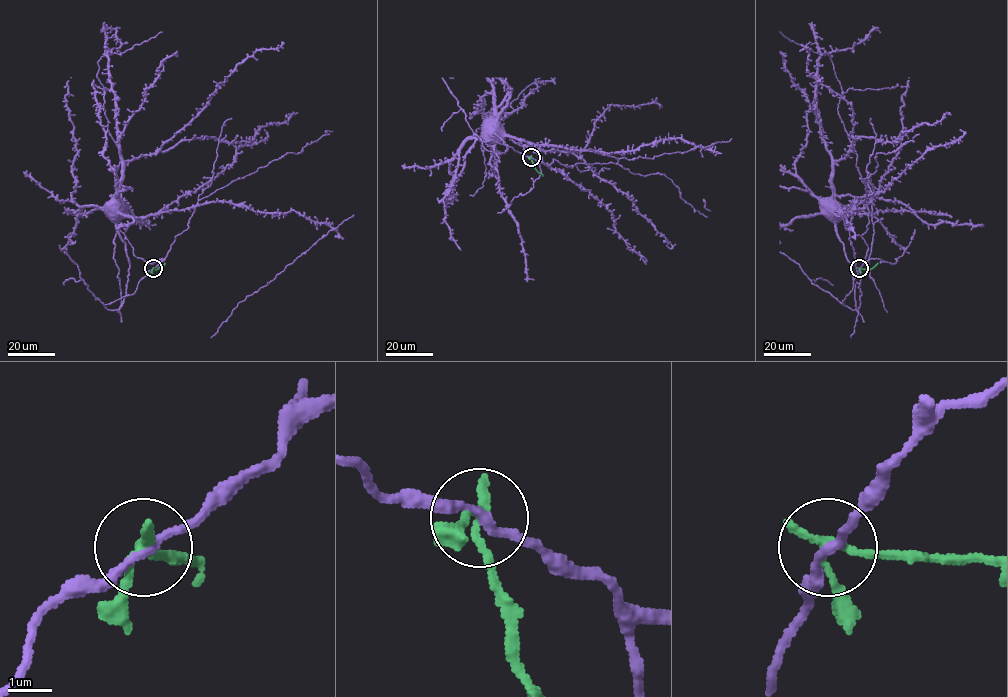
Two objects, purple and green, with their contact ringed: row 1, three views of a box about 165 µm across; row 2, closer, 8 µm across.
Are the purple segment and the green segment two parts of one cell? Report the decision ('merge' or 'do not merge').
do not merge

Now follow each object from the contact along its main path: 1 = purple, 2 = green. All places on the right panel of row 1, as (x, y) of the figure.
1: (859, 268), (853, 288), (843, 301), (853, 310), (856, 307), (850, 262), (828, 214)
2: (859, 268), (872, 269), (878, 263)

